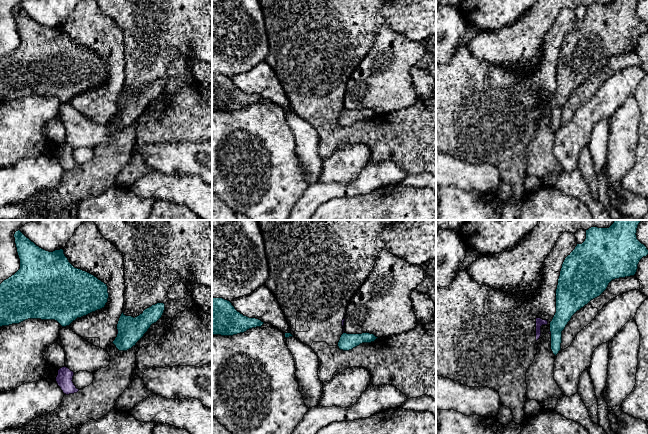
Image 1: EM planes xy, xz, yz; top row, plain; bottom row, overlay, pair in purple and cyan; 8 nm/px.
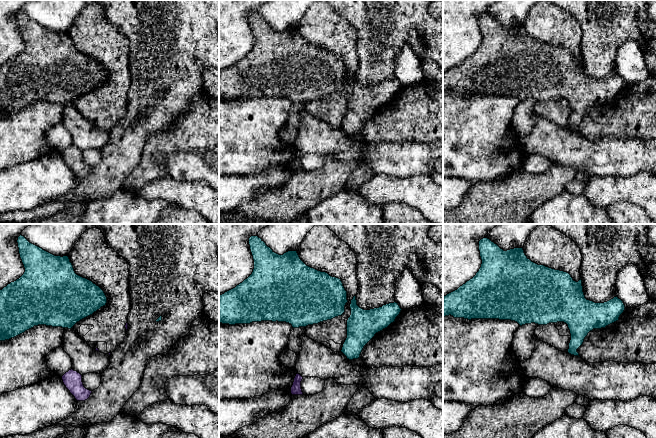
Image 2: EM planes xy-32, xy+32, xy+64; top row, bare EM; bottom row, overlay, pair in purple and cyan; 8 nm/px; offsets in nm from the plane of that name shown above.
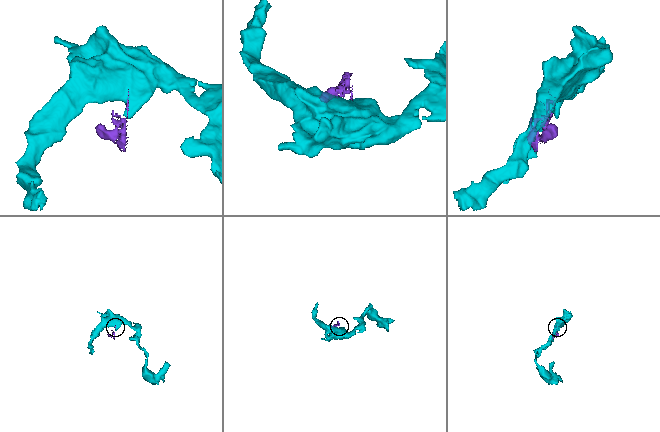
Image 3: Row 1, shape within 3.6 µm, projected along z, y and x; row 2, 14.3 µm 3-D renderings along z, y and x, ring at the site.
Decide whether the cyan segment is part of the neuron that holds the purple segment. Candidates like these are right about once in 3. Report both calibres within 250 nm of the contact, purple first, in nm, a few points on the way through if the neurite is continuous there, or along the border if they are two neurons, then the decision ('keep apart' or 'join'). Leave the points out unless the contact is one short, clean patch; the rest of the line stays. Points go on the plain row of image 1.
20 nm thick on the purple side, 200 nm on the other; border along xy (117, 105), (117, 110); keep apart

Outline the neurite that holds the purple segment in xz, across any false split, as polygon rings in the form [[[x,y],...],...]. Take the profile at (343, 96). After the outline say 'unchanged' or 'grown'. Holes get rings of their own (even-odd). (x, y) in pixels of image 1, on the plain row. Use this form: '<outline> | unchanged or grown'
[[[259,0],[259,3],[269,42],[269,54],[264,61],[277,75],[293,113],[310,122],[318,132],[318,152],[321,158],[330,157],[345,145],[362,143],[369,147],[372,161],[392,161],[408,175],[422,171],[436,175],[435,80],[428,71],[416,65],[411,70],[412,84],[417,94],[417,101],[413,106],[380,113],[349,127],[340,126],[337,122],[344,109],[346,83],[367,55],[379,28],[387,26],[409,40],[421,41],[435,35],[436,0]]] | grown

